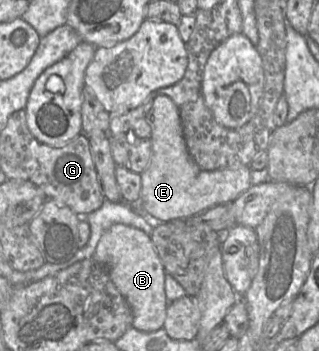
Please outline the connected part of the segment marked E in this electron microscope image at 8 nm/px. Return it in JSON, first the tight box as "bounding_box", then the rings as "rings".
{"bounding_box":[141,95,252,222],"rings":[[[158,95],[151,109],[152,154],[147,168],[141,175],[141,205],[157,222],[187,219],[217,205],[231,204],[252,186],[250,166],[226,168],[215,171],[201,169],[190,156],[181,123],[180,108],[166,95]]]}

